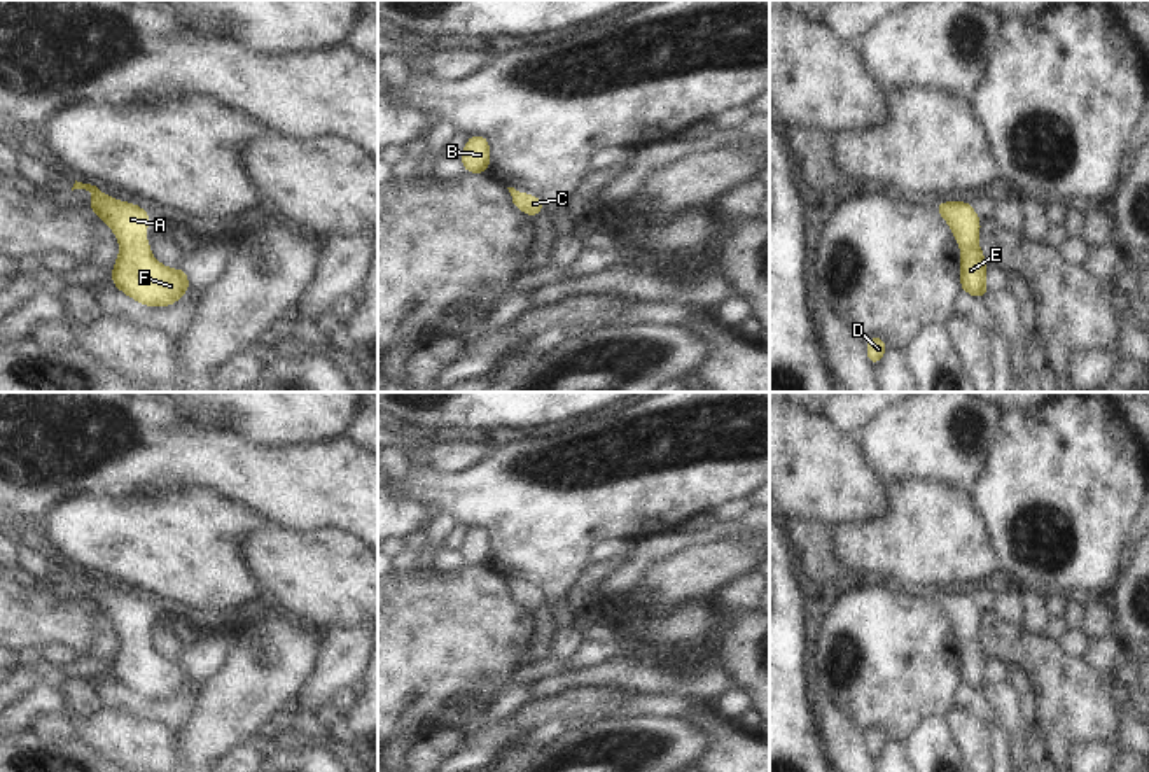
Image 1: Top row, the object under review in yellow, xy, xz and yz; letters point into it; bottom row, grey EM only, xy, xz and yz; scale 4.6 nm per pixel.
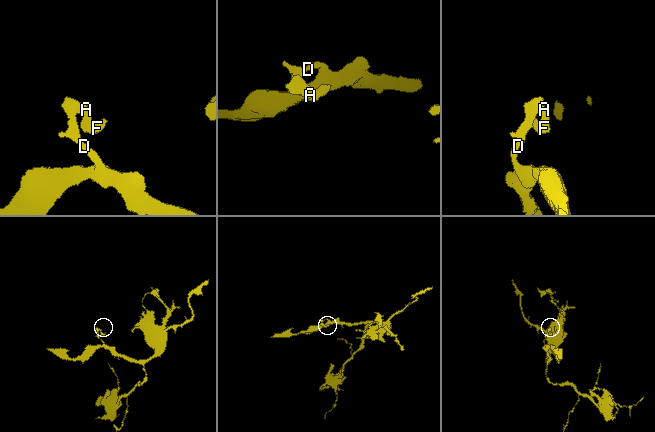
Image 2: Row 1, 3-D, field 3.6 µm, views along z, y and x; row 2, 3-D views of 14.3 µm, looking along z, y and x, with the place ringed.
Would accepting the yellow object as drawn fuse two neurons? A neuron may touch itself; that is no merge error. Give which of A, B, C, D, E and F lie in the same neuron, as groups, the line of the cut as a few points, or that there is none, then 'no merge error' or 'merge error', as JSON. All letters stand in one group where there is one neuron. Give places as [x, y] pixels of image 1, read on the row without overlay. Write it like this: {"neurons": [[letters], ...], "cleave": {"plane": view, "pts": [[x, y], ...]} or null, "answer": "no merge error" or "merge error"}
{"neurons": [["A", "B", "C", "D", "E", "F"]], "cleave": null, "answer": "no merge error"}

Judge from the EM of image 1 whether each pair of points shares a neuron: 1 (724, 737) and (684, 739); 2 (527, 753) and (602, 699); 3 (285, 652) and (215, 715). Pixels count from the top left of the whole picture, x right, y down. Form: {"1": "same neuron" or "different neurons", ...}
{"1": "different neurons", "2": "different neurons", "3": "same neuron"}

